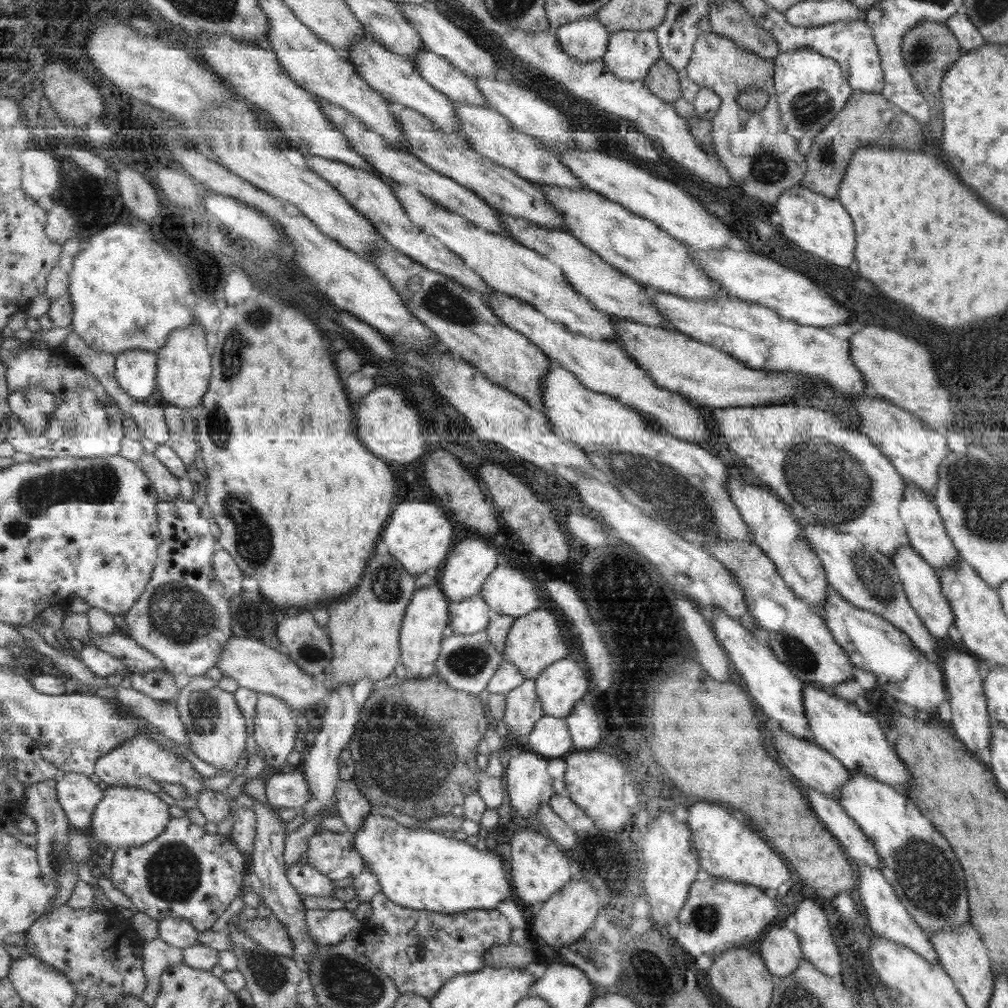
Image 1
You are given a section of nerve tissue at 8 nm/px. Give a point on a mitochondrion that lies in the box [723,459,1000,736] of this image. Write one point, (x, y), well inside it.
(871, 573)

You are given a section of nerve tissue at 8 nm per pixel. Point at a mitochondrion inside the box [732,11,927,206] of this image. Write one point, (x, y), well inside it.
(807, 108)

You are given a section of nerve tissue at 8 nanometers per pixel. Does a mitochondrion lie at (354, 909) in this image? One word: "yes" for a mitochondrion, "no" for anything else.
no

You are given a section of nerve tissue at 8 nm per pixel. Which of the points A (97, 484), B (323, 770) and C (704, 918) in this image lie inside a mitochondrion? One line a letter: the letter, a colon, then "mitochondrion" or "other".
A: mitochondrion
B: other
C: mitochondrion

